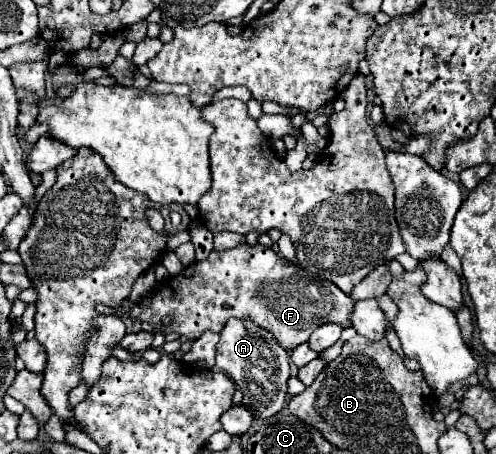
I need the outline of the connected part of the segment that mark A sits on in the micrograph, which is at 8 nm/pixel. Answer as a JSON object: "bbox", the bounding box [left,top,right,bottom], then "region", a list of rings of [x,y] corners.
{"bbox":[216,320,290,418],"region":[[[228,320],[216,346],[216,368],[244,392],[242,402],[256,418],[268,418],[282,410],[288,394],[286,380],[290,378],[290,358],[280,342],[262,326],[256,326],[252,320]]]}

